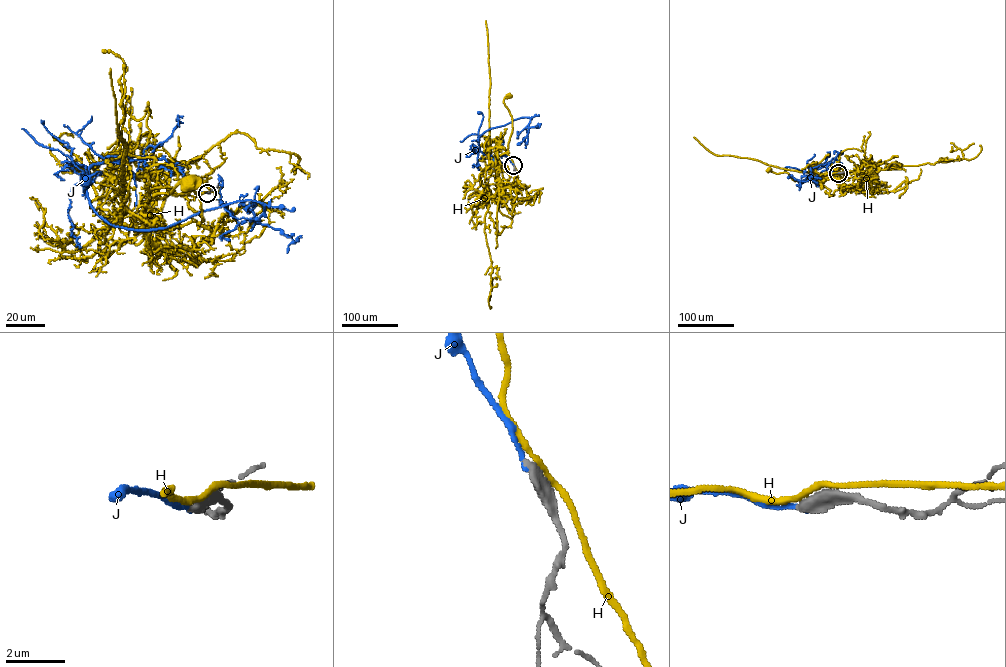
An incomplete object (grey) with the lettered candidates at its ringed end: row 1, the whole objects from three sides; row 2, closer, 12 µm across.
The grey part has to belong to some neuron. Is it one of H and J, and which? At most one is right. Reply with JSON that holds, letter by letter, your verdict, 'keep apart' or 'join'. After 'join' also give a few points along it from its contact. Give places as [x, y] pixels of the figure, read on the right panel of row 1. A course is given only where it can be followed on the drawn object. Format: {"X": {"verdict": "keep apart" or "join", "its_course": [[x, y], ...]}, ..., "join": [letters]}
{"H": {"verdict": "keep apart"}, "J": {"verdict": "join", "its_course": [[839, 173], [828, 170], [829, 162], [808, 172], [789, 167], [785, 169]]}, "join": ["J"]}

